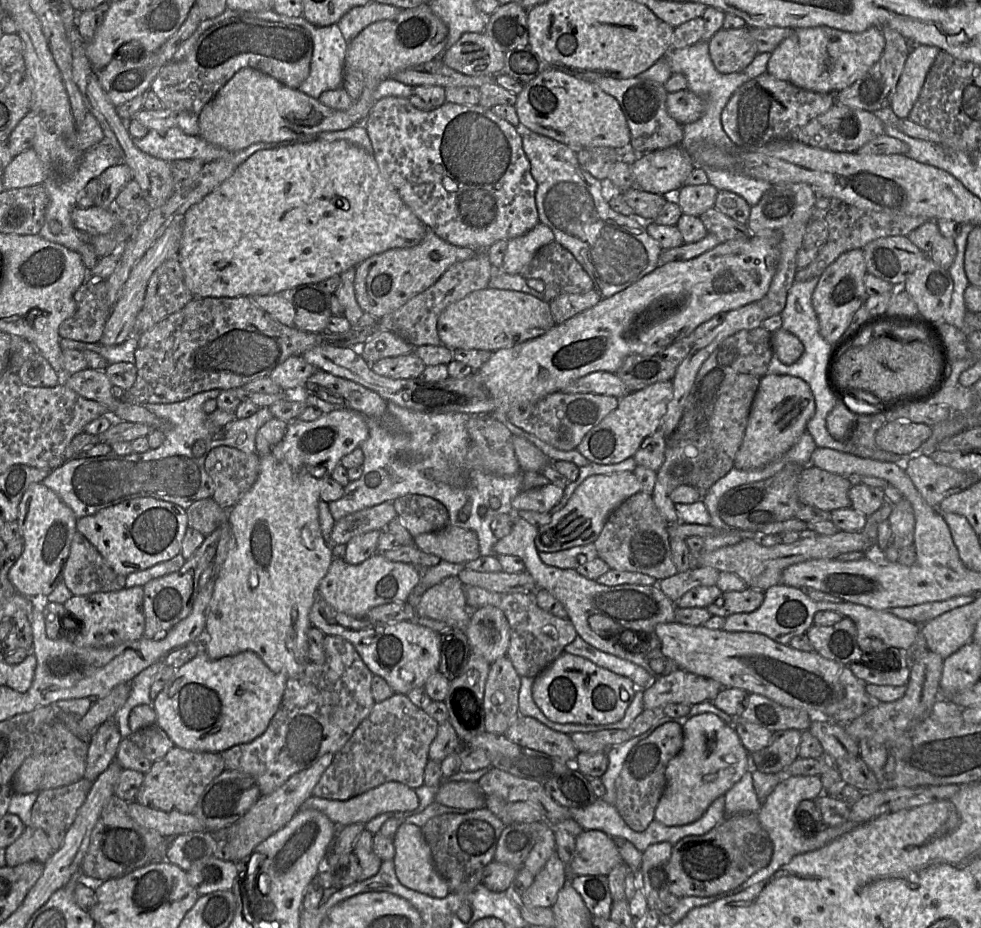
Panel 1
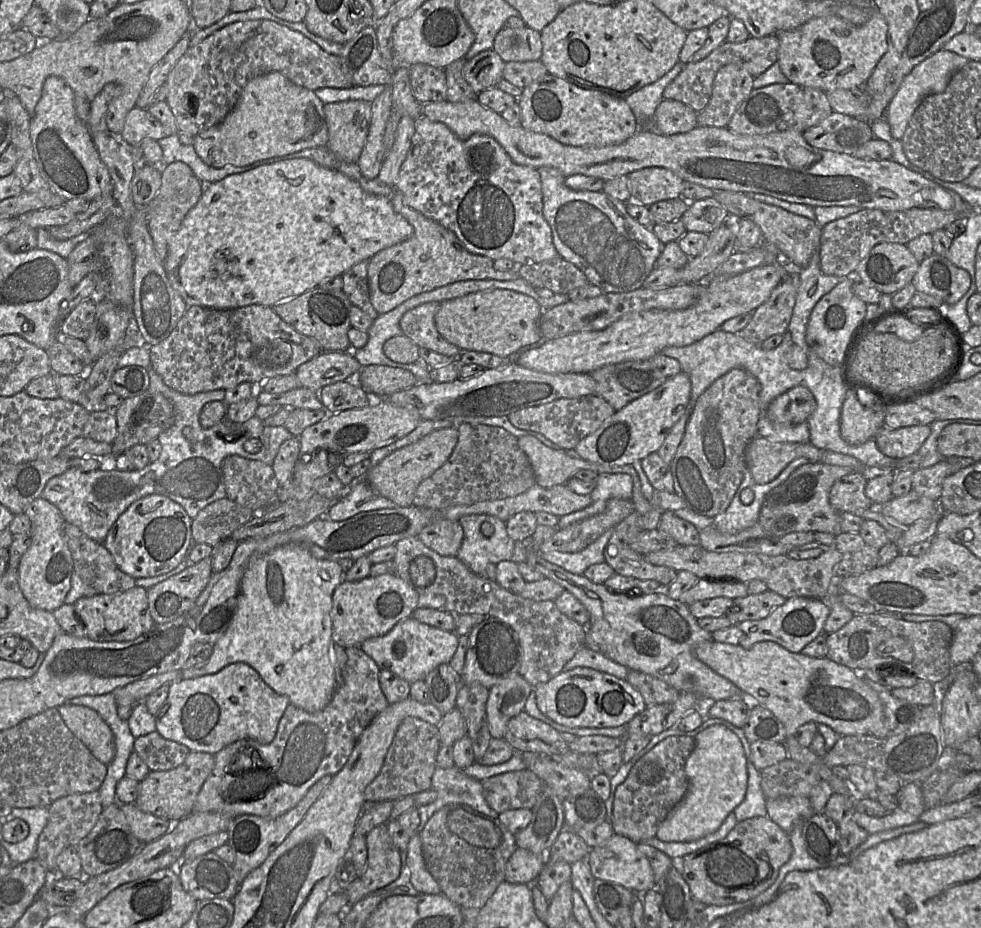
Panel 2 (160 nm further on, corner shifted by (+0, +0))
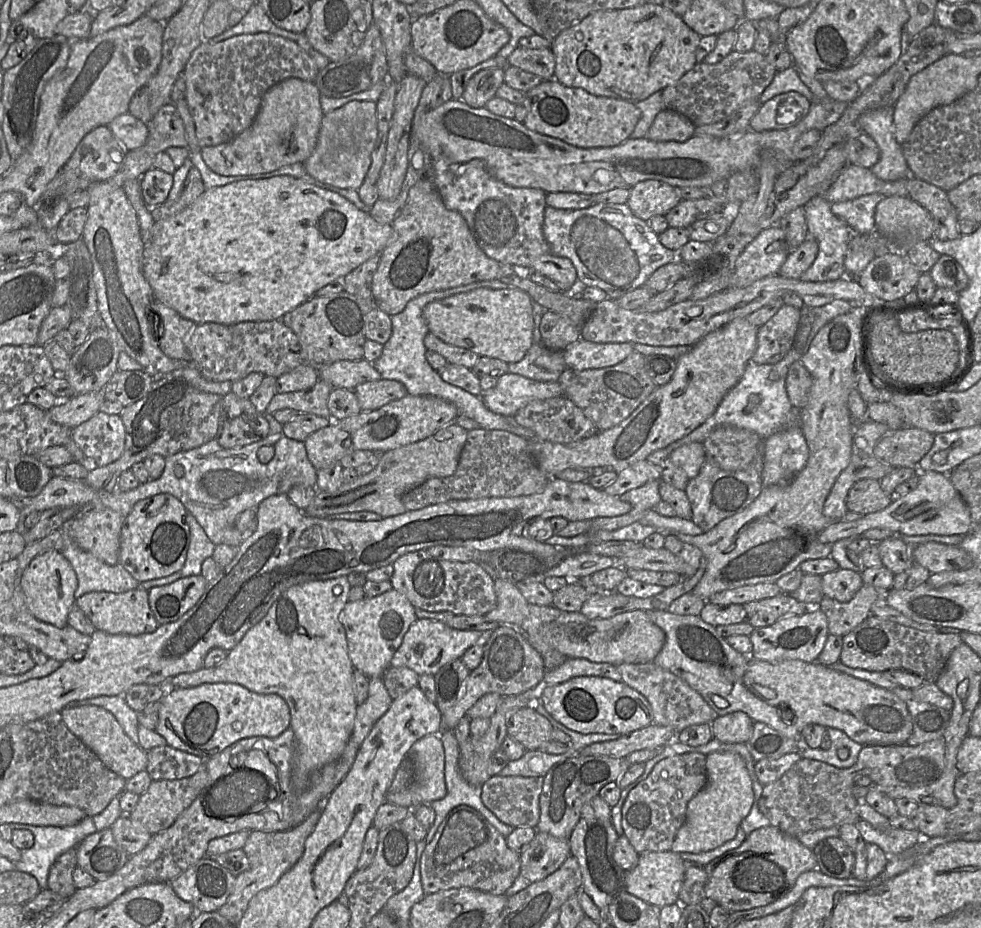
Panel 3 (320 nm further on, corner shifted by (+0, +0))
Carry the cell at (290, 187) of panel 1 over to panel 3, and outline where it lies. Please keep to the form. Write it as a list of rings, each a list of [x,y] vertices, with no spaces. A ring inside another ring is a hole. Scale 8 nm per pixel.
[[[288,175],[267,179],[242,180],[208,189],[181,212],[167,219],[154,222],[147,233],[145,243],[143,242],[143,274],[152,289],[153,298],[196,325],[209,322],[233,325],[246,321],[281,320],[287,312],[315,296],[316,291],[338,278],[343,278],[371,257],[380,254],[389,243],[392,235],[392,225],[378,223],[370,215],[370,212],[361,211],[337,192],[308,184]]]

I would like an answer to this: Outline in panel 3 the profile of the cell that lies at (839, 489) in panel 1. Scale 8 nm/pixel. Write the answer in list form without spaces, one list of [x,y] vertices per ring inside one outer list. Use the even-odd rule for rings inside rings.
[[[861,479],[849,490],[846,506],[849,511],[862,515],[885,509],[893,500],[893,495],[883,491],[875,479]]]

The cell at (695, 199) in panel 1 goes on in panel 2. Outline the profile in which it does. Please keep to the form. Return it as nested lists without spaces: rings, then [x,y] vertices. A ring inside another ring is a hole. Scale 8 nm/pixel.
[[[714,197],[689,202],[681,217],[687,231],[710,234],[729,218],[729,212]]]

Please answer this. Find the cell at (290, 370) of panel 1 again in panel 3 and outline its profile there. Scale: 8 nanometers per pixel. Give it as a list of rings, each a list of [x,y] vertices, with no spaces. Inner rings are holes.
[[[365,358],[339,360],[319,370],[319,379],[333,388],[354,390],[359,384],[382,379],[374,365]]]

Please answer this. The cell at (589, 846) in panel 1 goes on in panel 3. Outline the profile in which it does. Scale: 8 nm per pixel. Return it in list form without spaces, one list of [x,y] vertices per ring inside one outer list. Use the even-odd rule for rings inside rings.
[[[646,851],[643,853],[639,853],[639,861],[637,865],[633,869],[626,871],[626,874],[625,874],[626,891],[636,896],[637,898],[640,898],[660,908],[667,905],[676,904],[676,903],[679,903],[681,906],[683,906],[683,904],[679,902],[679,892],[685,877],[686,867],[687,867],[687,862],[684,859],[682,859],[679,853],[676,853],[676,852]]]

